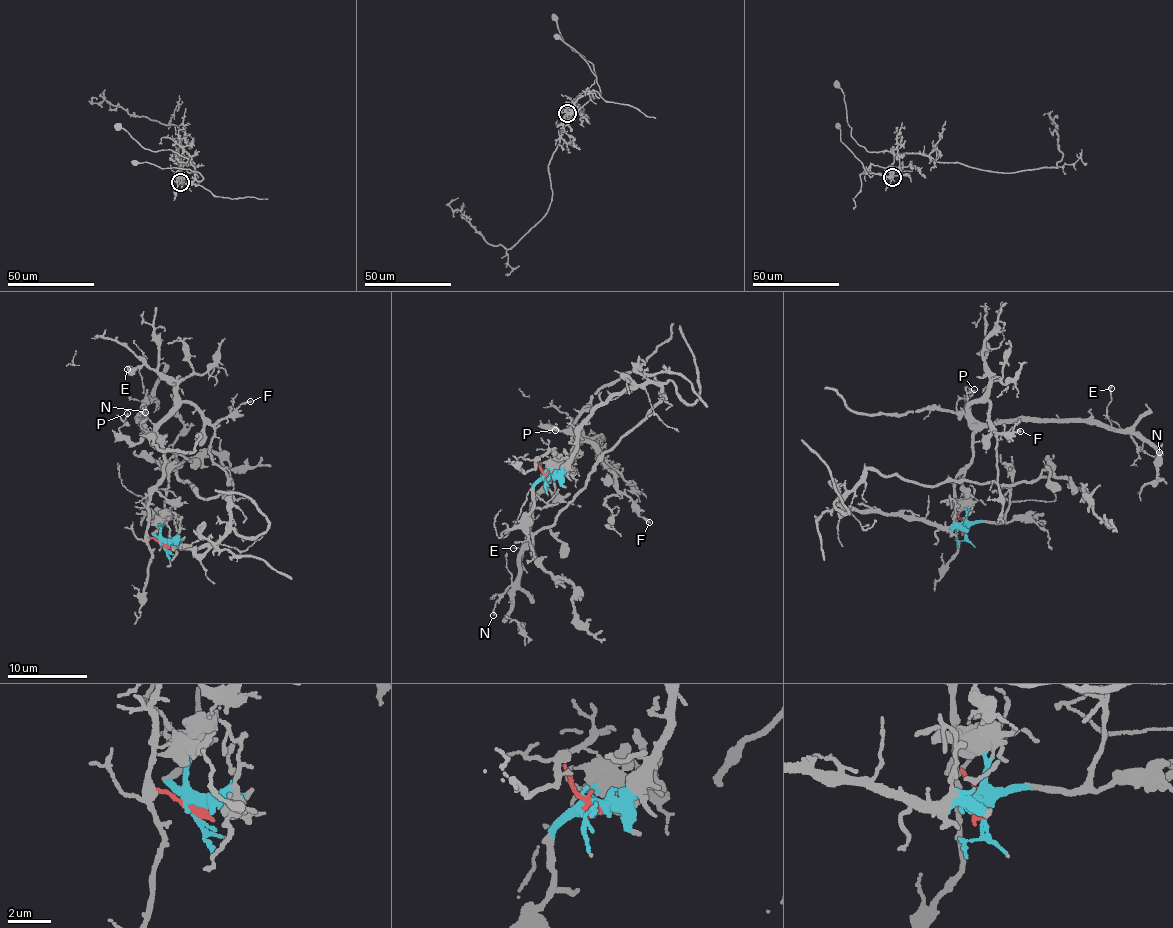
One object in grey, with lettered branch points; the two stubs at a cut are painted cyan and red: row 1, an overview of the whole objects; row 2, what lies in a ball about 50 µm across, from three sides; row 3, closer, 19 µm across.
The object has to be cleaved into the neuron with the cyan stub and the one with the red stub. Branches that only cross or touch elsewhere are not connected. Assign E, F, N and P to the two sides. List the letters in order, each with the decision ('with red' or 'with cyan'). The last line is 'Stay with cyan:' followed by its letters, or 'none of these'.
E: with red
F: with red
N: with red
P: with red
Stay with cyan: none of these

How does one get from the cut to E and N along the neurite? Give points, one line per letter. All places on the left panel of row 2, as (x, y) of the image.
E: (163, 543), (147, 535), (147, 501), (163, 473), (162, 448), (138, 417), (151, 399), (139, 371), (126, 369)
N: (163, 543), (147, 535), (147, 501), (163, 473), (164, 450), (138, 415), (151, 398), (145, 412)

